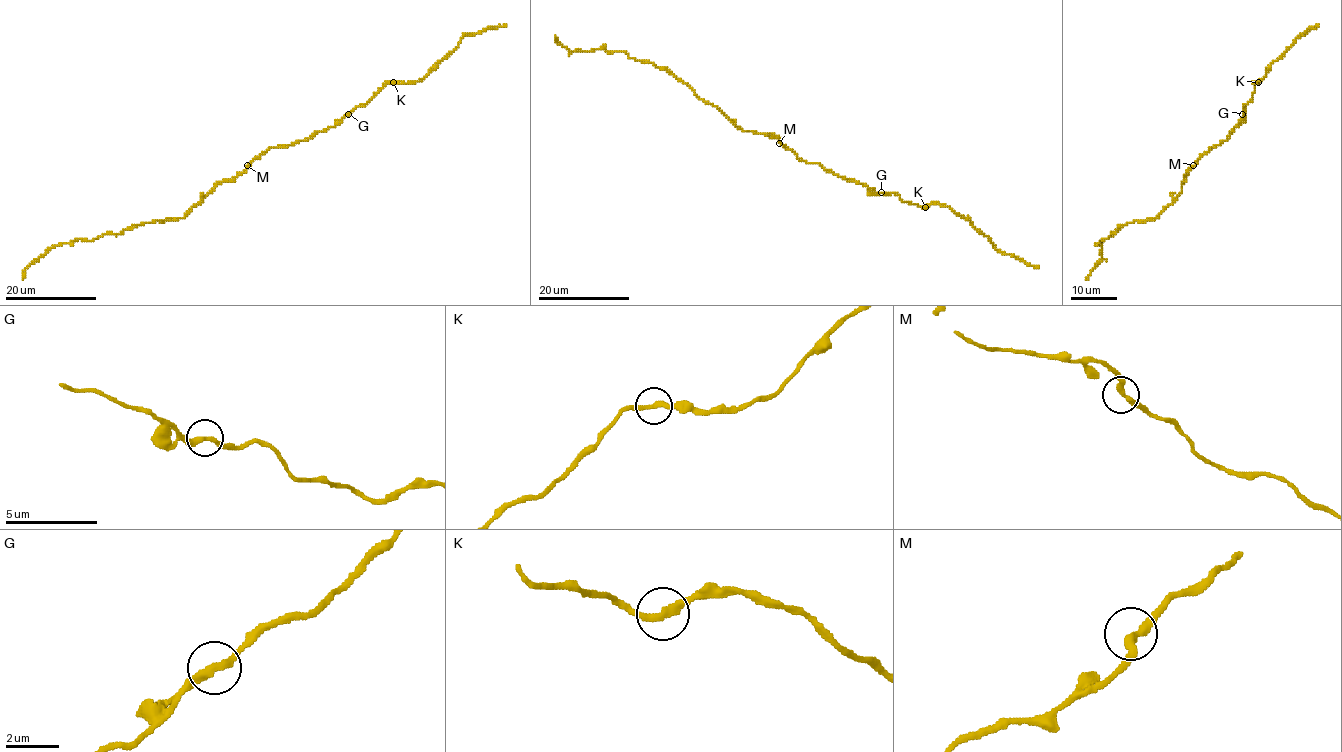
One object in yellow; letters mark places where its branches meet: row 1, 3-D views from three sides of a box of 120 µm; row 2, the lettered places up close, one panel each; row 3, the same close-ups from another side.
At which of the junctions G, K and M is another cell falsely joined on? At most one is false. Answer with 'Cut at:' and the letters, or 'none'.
Cut at: K

